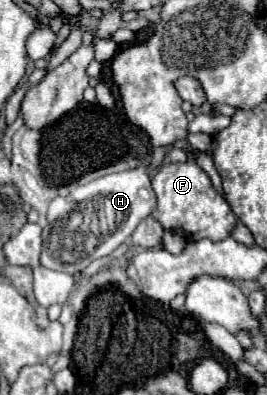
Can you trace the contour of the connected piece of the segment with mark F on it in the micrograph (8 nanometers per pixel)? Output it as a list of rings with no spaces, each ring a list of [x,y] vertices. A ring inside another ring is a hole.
[[[194,162],[182,164],[164,164],[152,178],[152,188],[158,196],[158,208],[152,216],[170,232],[178,232],[188,240],[208,238],[212,242],[220,242],[228,238],[236,226],[236,216],[226,204],[224,196],[218,194],[202,168]]]

